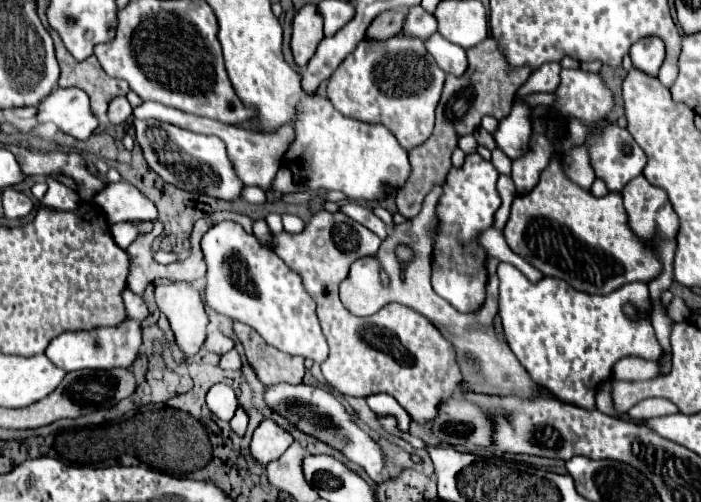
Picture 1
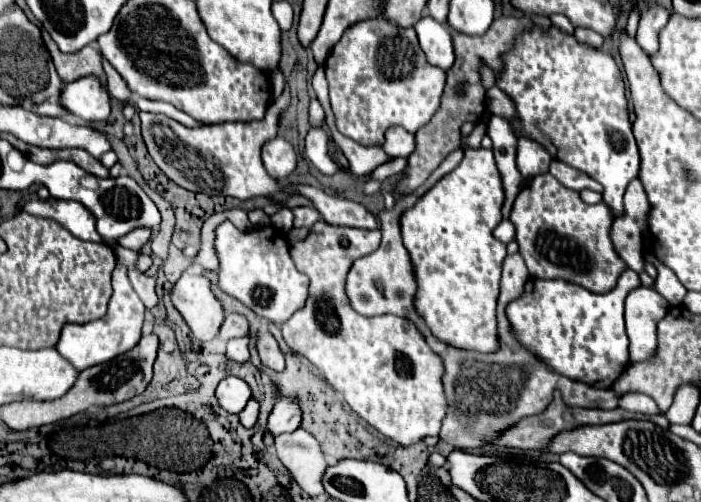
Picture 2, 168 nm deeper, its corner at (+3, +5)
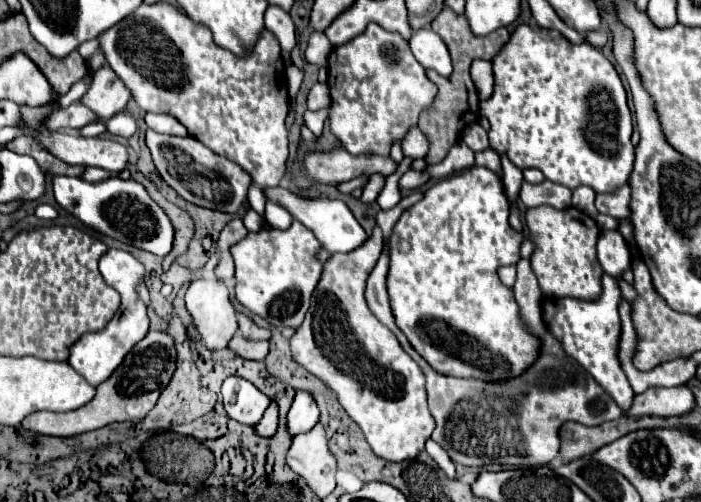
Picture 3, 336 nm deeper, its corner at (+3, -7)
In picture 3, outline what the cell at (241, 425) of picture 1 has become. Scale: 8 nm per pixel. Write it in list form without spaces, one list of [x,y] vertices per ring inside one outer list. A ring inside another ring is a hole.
[[[271,402],[255,430],[257,430],[257,434],[261,434],[261,436],[273,436],[273,434],[277,432],[277,426],[279,426],[279,408],[277,408],[275,402]]]

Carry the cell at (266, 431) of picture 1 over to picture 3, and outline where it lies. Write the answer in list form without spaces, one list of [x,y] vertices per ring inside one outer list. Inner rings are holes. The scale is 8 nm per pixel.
[[[299,390],[295,394],[293,406],[287,414],[287,426],[289,426],[289,434],[301,434],[311,430],[313,424],[317,424],[319,420],[319,408],[315,404],[315,398],[311,396],[311,392],[307,390]]]

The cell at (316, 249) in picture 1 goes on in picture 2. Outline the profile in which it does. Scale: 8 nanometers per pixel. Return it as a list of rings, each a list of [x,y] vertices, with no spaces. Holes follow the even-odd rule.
[[[319,220],[307,234],[305,240],[289,240],[289,254],[299,272],[307,274],[311,280],[309,298],[303,310],[297,310],[287,324],[283,324],[285,342],[299,354],[303,354],[317,370],[325,376],[325,380],[341,392],[343,400],[357,412],[363,420],[375,426],[383,436],[409,446],[419,442],[425,436],[437,436],[441,428],[441,420],[447,414],[447,398],[443,392],[443,360],[435,352],[431,352],[423,334],[417,330],[411,320],[403,320],[401,316],[375,316],[367,318],[357,314],[345,296],[345,276],[353,264],[353,260],[367,256],[379,248],[381,232],[379,230],[359,230],[351,226],[335,226]]]

